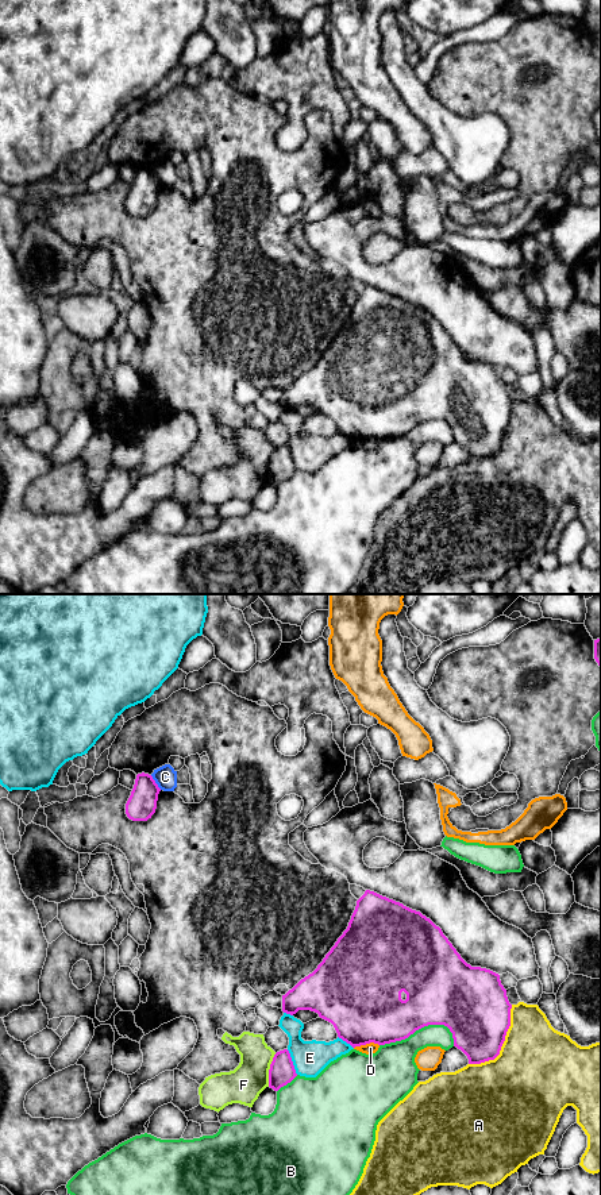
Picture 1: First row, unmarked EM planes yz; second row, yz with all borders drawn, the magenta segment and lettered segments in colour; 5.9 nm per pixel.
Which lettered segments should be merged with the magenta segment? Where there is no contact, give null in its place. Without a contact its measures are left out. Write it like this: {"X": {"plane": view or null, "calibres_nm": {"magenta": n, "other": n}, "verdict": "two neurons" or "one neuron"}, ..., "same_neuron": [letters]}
{"A": {"plane": "yz", "calibres_nm": {"magenta": 400, "other": 480}, "verdict": "two neurons"}, "B": {"plane": "yz", "calibres_nm": {"magenta": 400, "other": 240}, "verdict": "two neurons"}, "C": {"plane": "yz", "calibres_nm": {"magenta": 170, "other": 140}, "verdict": "two neurons"}, "D": {"plane": "yz", "calibres_nm": {"magenta": 460, "other": 70}, "verdict": "two neurons"}, "E": {"plane": "yz", "calibres_nm": {"magenta": 150, "other": 200}, "verdict": "two neurons"}, "F": {"plane": "yz", "calibres_nm": {"magenta": 150, "other": 220}, "verdict": "two neurons"}, "same_neuron": []}

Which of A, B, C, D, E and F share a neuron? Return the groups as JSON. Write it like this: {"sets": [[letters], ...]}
{"sets": [["A"], ["B"], ["C"], ["D"], ["E"], ["F"]]}

